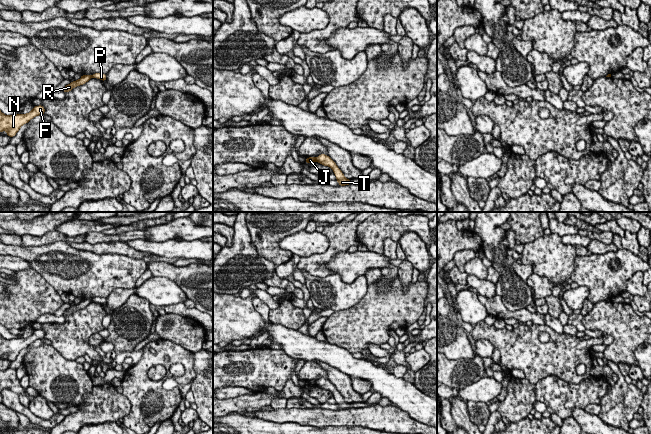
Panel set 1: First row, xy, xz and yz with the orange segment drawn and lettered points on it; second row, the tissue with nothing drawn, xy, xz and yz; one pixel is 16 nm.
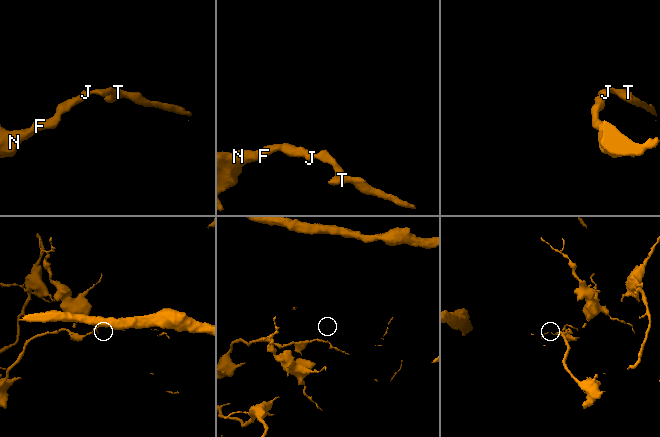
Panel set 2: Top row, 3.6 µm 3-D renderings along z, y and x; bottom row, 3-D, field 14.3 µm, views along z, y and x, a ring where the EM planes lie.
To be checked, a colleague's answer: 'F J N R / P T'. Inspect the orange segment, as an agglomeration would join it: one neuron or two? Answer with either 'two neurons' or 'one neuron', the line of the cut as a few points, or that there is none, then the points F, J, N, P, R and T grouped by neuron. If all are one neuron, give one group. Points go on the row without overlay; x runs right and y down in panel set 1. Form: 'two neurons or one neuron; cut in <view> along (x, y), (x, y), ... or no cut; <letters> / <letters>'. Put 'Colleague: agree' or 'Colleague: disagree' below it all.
two neurons; cut in xz along (316, 382), (314, 384); F J N R / P T
Colleague: agree

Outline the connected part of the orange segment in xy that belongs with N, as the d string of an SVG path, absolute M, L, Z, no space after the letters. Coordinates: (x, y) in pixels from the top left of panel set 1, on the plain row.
M42 329L34 330L27 338L21 337L7 340L0 334L0 356L6 355L7 360L14 361L22 349L42 338L45 338L45 332Z

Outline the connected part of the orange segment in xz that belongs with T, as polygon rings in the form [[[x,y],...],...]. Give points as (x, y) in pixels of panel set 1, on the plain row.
[[[320,378],[316,383],[316,386],[324,389],[324,390],[329,390],[332,392],[335,400],[336,400],[336,404],[338,405],[338,408],[340,410],[345,410],[345,409],[350,409],[351,405],[350,403],[347,403],[344,398],[342,397],[342,395],[338,392],[338,390],[336,389],[336,387],[328,380],[325,378]]]

